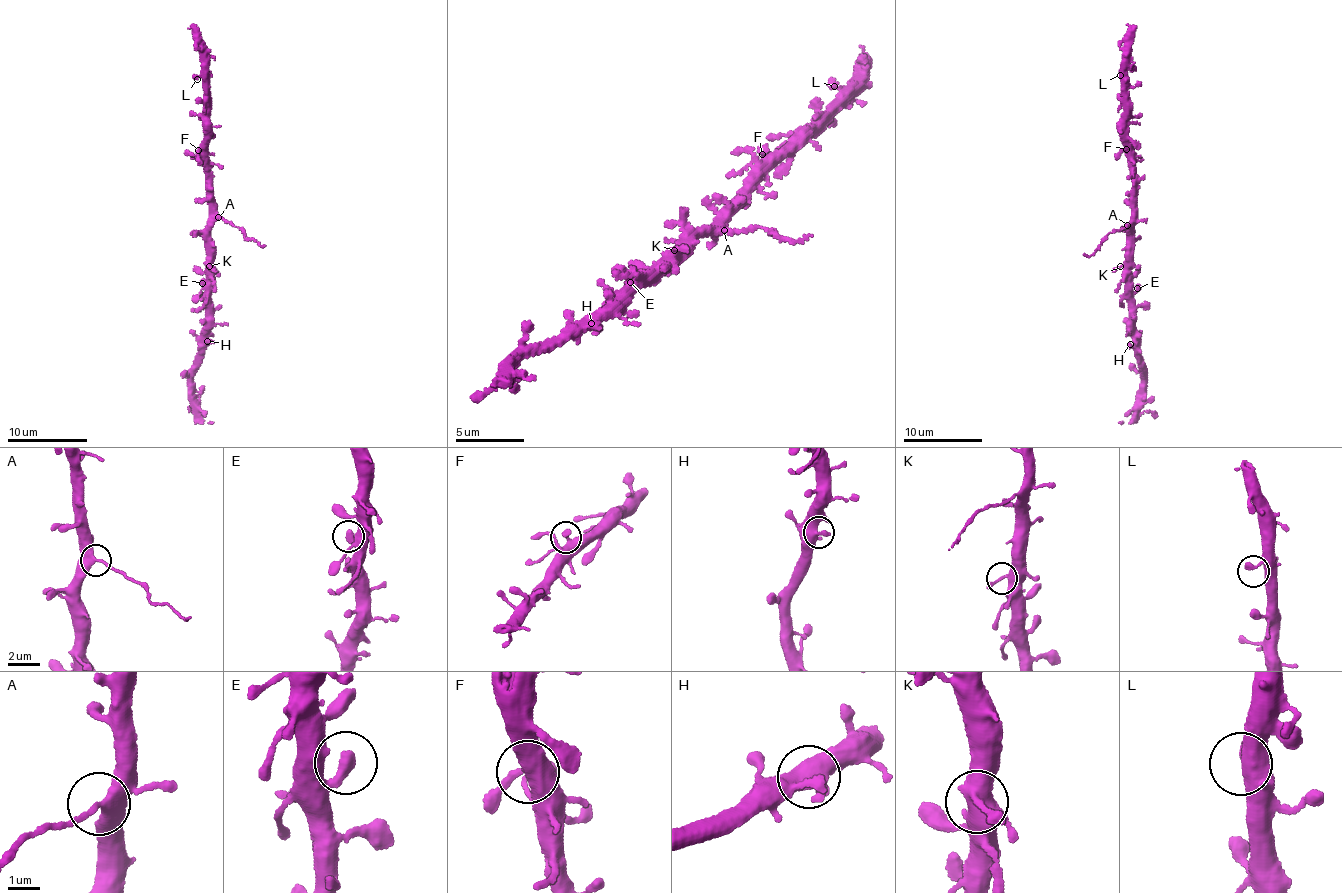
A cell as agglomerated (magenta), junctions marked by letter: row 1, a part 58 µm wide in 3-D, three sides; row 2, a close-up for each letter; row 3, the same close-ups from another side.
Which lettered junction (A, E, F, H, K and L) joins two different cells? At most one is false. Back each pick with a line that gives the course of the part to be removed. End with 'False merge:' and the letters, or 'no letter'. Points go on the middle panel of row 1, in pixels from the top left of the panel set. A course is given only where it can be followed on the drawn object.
A: Course of the part to remove: (722, 230), (770, 230), (776, 236), (802, 243), (812, 236)
False merge: A

